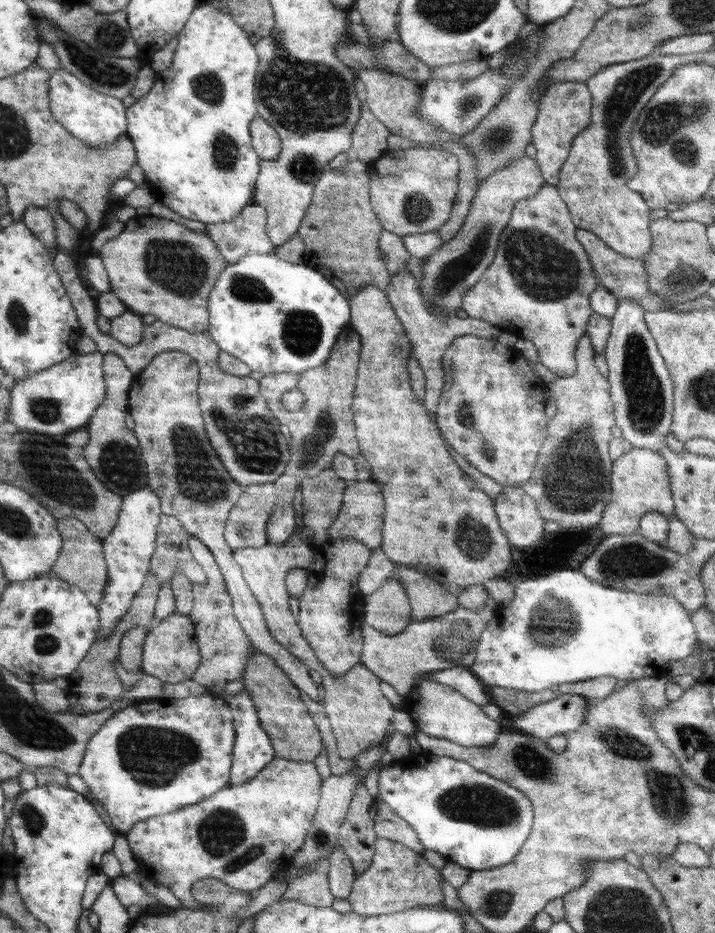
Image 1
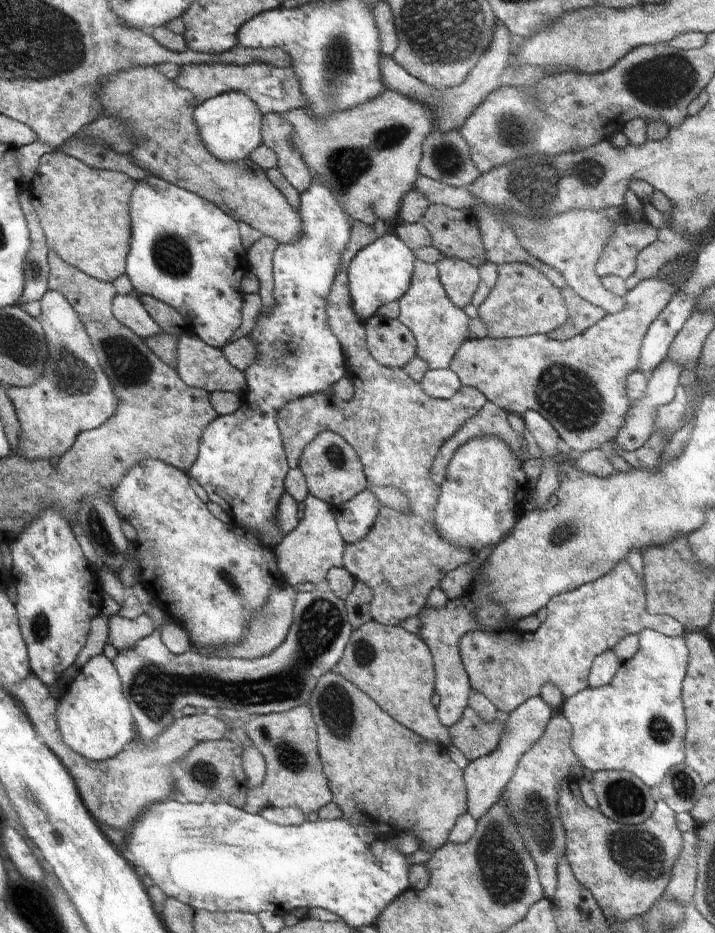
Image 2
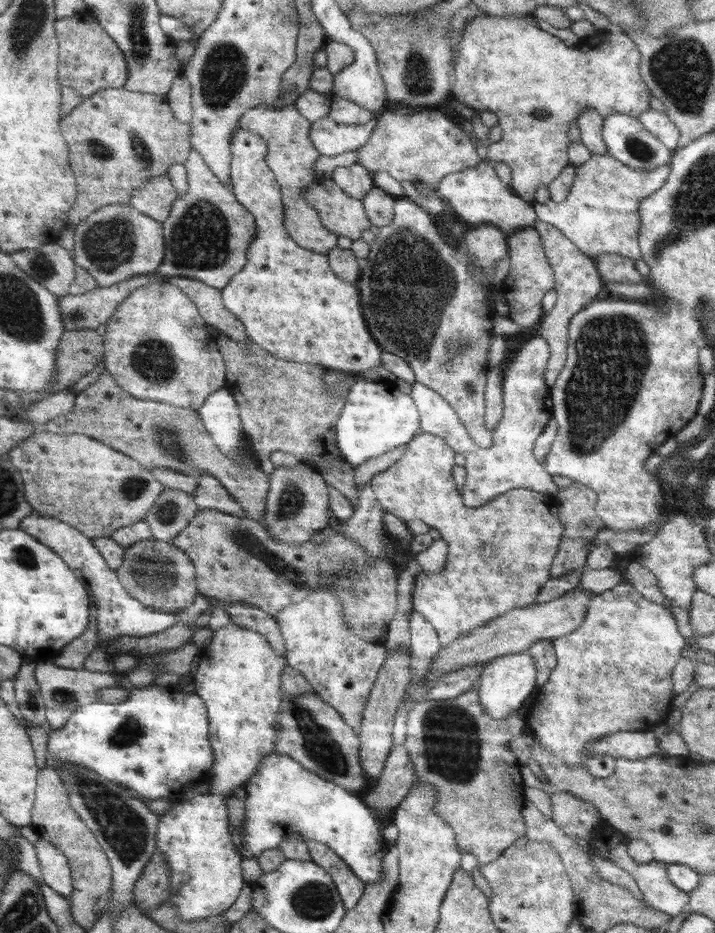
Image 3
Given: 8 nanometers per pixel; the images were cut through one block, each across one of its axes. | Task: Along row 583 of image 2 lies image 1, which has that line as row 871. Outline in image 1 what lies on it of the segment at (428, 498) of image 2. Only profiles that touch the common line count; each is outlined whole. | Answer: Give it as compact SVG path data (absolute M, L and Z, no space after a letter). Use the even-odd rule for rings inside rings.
M377 837L372 861L353 880L347 899L352 905L352 912L362 916L380 916L442 902L440 882L440 871L432 867L422 853L415 852L400 842Z

